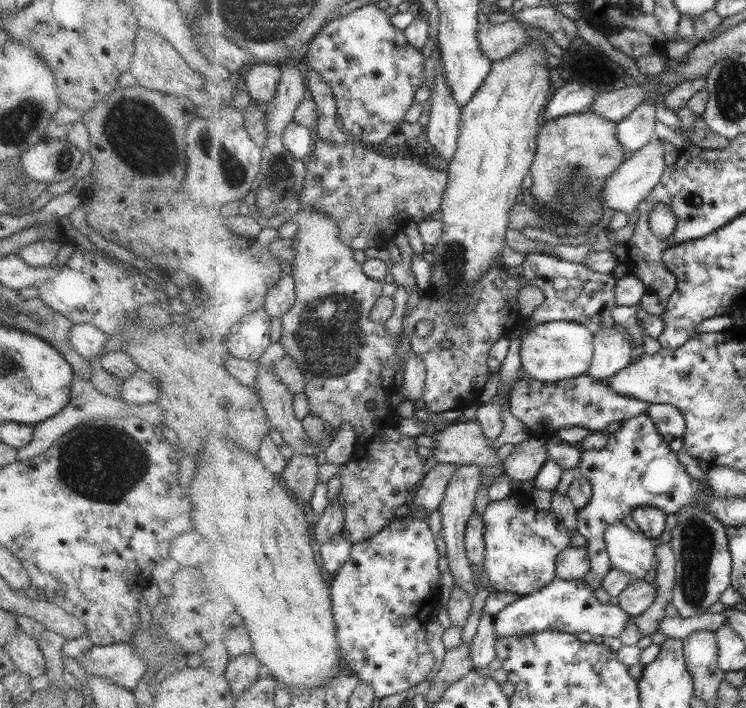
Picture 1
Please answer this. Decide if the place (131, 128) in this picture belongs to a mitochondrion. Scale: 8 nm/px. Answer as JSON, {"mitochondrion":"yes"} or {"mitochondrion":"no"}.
{"mitochondrion":"yes"}

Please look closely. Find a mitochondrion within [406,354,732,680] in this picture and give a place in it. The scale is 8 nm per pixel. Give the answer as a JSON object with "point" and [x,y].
{"point":[698,542]}

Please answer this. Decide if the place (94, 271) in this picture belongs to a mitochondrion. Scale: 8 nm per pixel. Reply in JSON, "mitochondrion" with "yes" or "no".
{"mitochondrion":"no"}

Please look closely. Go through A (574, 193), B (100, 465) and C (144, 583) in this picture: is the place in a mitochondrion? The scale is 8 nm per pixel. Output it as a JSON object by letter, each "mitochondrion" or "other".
{"A":"mitochondrion","B":"mitochondrion","C":"other"}

